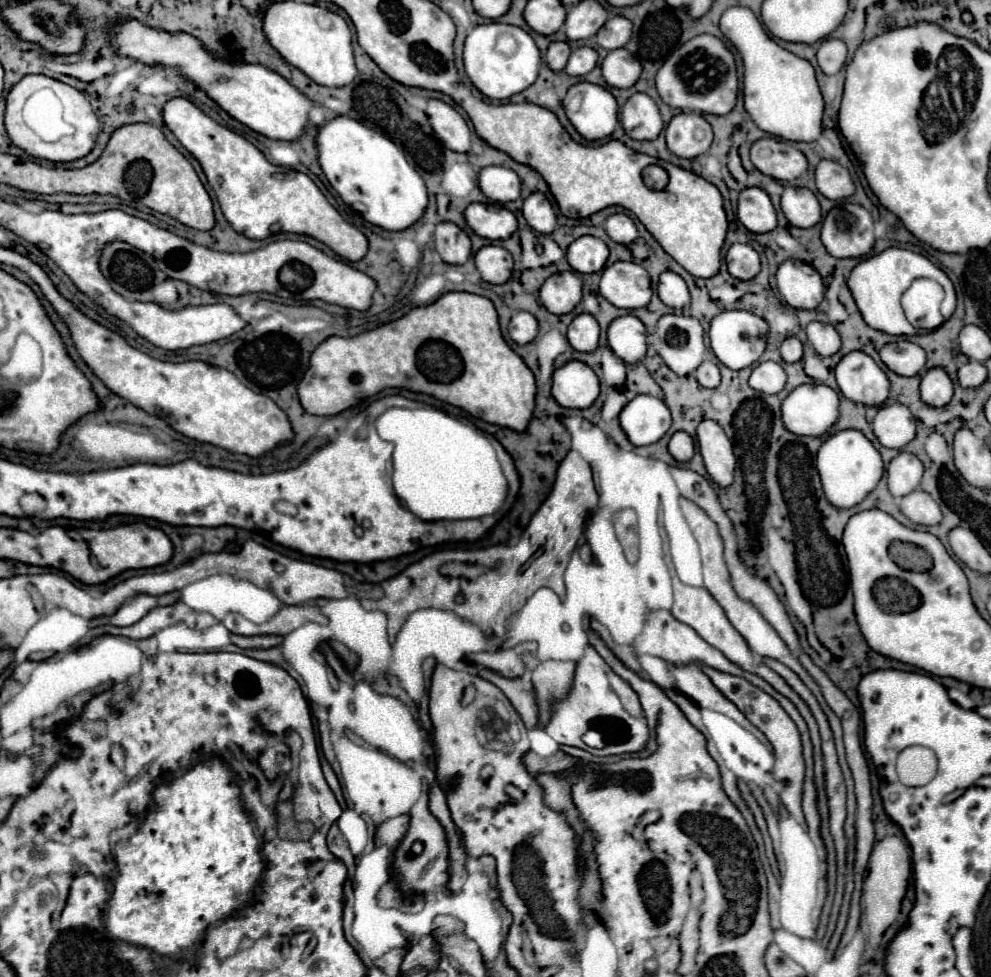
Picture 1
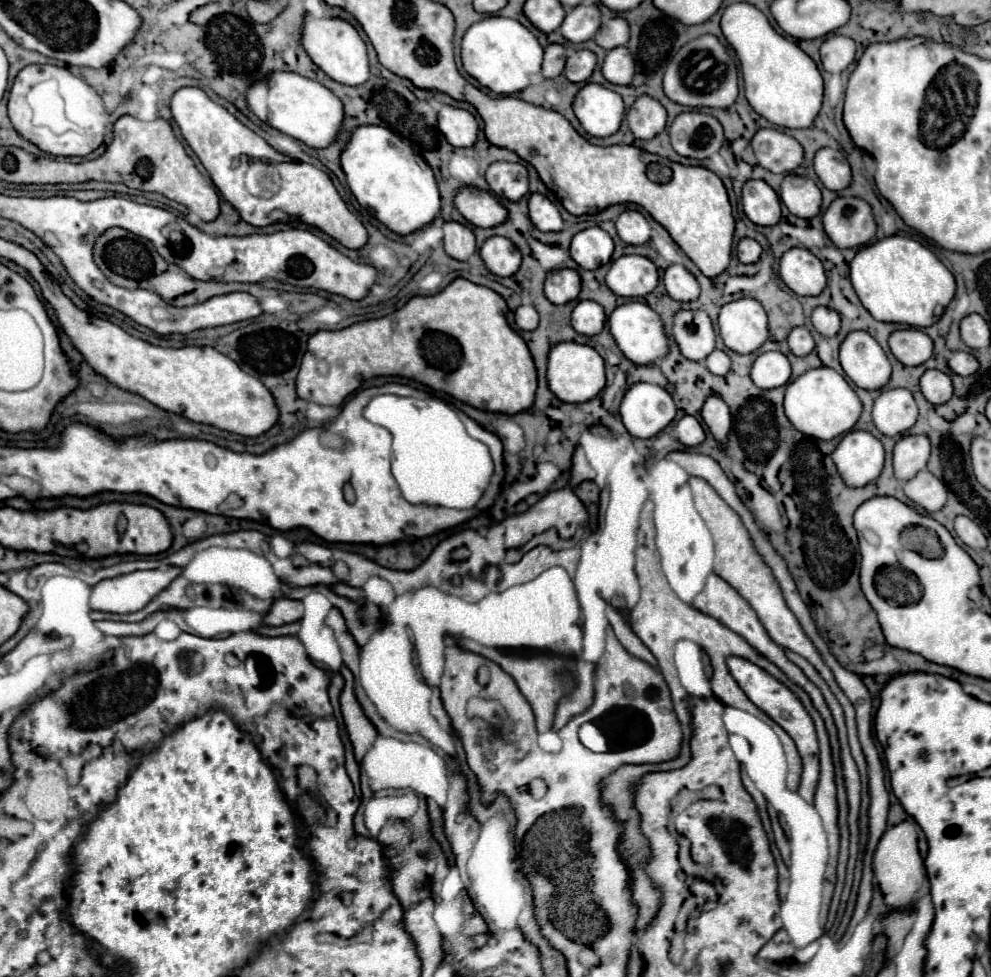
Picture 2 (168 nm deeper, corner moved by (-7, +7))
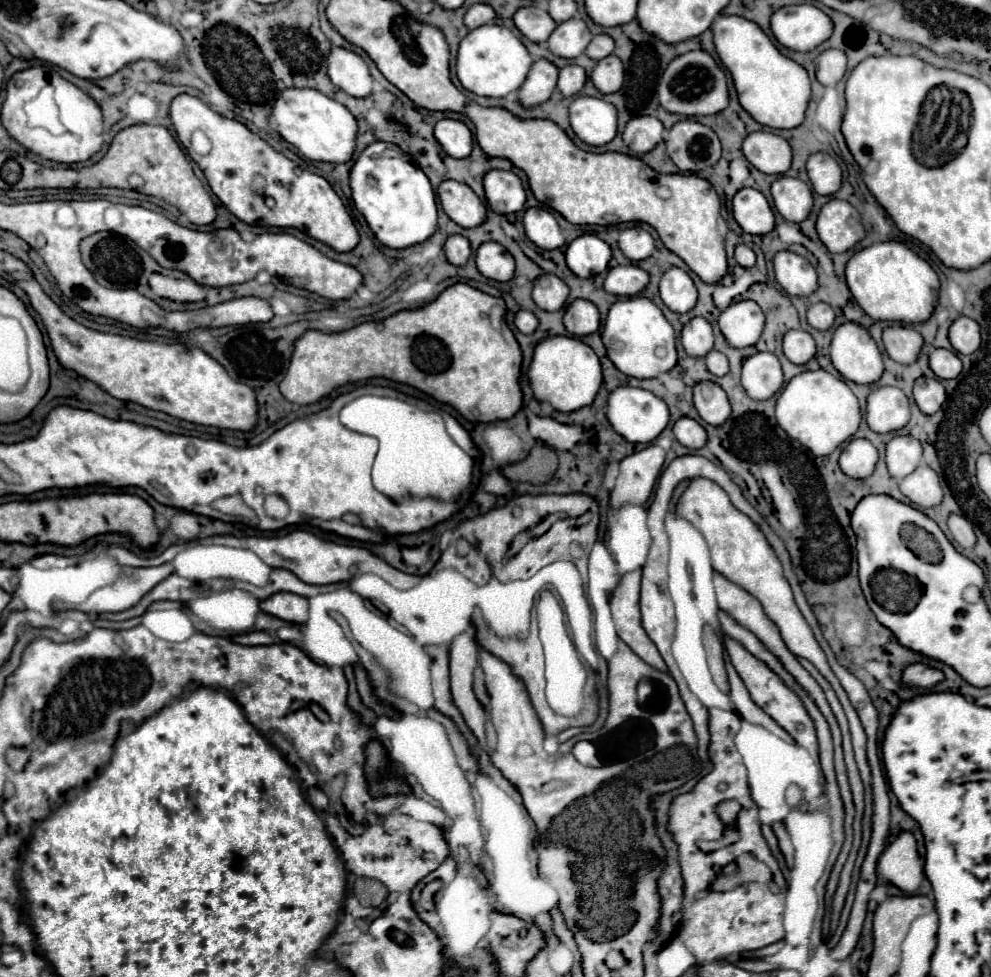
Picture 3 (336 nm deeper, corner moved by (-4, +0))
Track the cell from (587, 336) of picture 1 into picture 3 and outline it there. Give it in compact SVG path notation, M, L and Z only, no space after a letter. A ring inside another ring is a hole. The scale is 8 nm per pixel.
M573 300L563 316L563 324L571 336L587 336L599 330L599 310L589 300Z

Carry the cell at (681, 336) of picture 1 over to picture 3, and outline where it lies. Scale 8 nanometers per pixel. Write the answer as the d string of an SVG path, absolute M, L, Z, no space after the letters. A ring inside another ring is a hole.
M693 318L683 326L681 344L693 358L705 358L713 350L713 328L705 318Z

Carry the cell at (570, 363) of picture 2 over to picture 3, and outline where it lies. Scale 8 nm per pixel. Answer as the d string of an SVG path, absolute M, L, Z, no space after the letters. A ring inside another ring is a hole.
M549 336L539 340L527 376L535 400L549 402L559 412L573 412L593 404L593 398L603 382L597 354L581 340L569 336Z

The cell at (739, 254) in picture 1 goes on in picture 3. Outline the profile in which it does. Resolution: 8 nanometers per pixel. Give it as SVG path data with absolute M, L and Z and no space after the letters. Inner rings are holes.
M739 244L739 246L735 248L735 260L737 260L741 266L751 268L751 266L755 264L755 252L753 252L751 248L747 248L745 244Z

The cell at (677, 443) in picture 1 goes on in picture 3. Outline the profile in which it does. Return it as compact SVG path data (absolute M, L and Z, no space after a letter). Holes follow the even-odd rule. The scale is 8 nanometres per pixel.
M683 416L683 418L679 418L679 420L675 422L673 434L675 434L675 438L677 438L683 446L693 448L693 450L705 446L705 442L707 442L707 432L705 432L705 428L703 428L697 420L687 418L687 416Z

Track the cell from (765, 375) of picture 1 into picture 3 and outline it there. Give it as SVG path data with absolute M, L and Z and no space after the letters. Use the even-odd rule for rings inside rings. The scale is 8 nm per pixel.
M771 352L753 354L743 362L741 386L753 400L769 400L783 386L781 364Z

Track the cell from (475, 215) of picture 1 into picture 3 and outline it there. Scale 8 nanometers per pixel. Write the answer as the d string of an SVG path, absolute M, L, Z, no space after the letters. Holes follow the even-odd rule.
M443 180L437 196L445 214L463 228L475 228L485 220L485 206L477 194L463 182Z

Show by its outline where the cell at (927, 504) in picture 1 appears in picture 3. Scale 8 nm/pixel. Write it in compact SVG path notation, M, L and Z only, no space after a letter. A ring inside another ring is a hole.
M921 464L915 472L905 476L899 482L901 492L919 508L931 508L941 504L943 490L939 484L939 476L933 468Z

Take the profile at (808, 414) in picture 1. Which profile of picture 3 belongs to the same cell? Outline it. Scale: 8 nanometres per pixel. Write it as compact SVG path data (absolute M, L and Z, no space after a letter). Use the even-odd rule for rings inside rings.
M807 370L789 380L777 398L775 416L779 426L817 456L831 454L841 442L849 440L861 422L861 410L851 388L825 370Z

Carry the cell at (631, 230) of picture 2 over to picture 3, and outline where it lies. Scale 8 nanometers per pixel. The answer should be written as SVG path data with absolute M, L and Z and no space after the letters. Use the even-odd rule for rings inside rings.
M627 228L619 236L619 248L629 260L641 262L653 254L655 240L649 232L645 232L641 228Z

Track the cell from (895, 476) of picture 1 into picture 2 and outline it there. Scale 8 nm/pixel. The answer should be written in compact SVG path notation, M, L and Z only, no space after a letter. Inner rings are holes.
M906 435L894 447L894 475L900 481L912 479L926 469L930 459L930 439L926 435Z

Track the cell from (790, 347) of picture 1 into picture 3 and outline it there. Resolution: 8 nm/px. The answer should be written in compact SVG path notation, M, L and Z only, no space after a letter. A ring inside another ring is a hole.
M789 330L783 338L783 352L793 364L807 364L815 356L815 340L805 330Z

